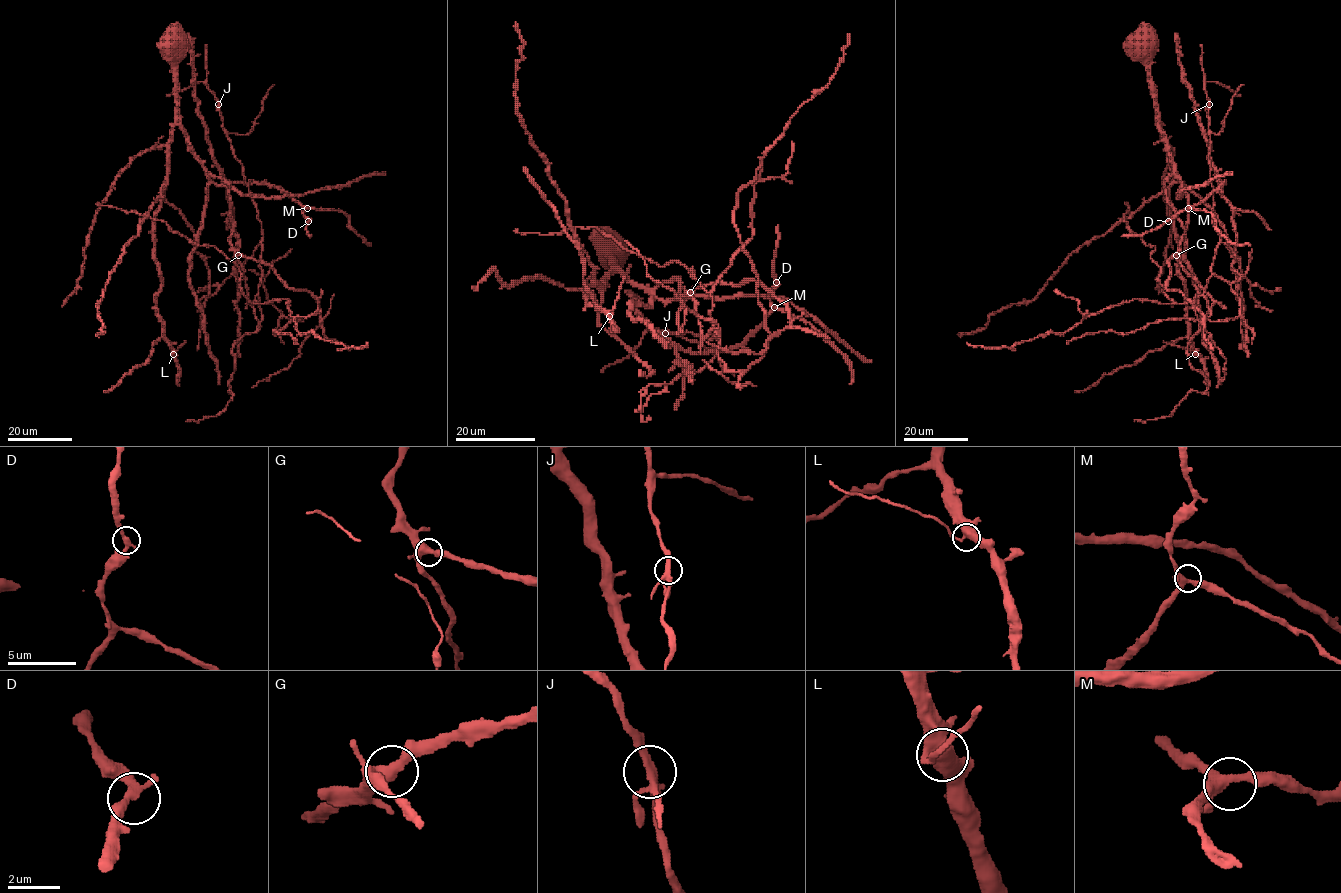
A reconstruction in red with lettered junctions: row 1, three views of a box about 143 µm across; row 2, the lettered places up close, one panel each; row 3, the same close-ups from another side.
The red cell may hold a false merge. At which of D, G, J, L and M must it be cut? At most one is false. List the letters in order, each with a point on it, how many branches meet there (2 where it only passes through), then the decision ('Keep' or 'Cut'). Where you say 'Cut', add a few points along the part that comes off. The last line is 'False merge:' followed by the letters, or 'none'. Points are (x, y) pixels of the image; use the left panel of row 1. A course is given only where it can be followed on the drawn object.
D: Place: (308, 221). Branches: 3. Keep
G: Place: (238, 255). Branches: 4. Keep
J: Place: (218, 104). Branches: 4. Keep
L: Place: (173, 354). Branches: 4. Keep
M: Place: (307, 208). Branches: 4. Keep
False merge: none

